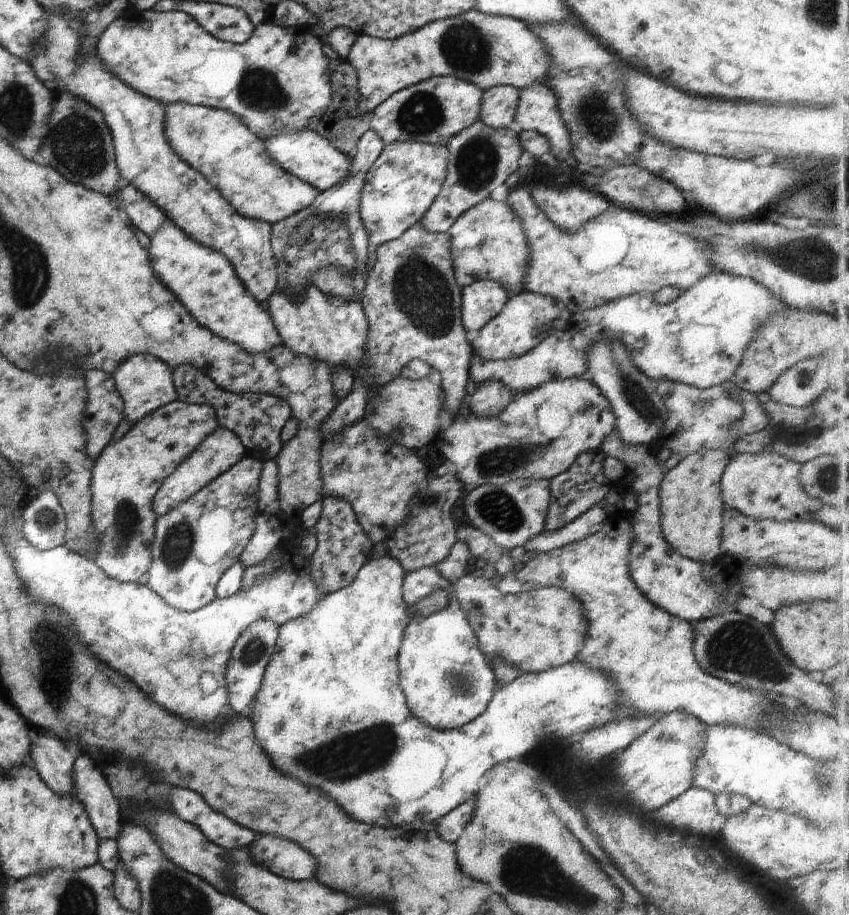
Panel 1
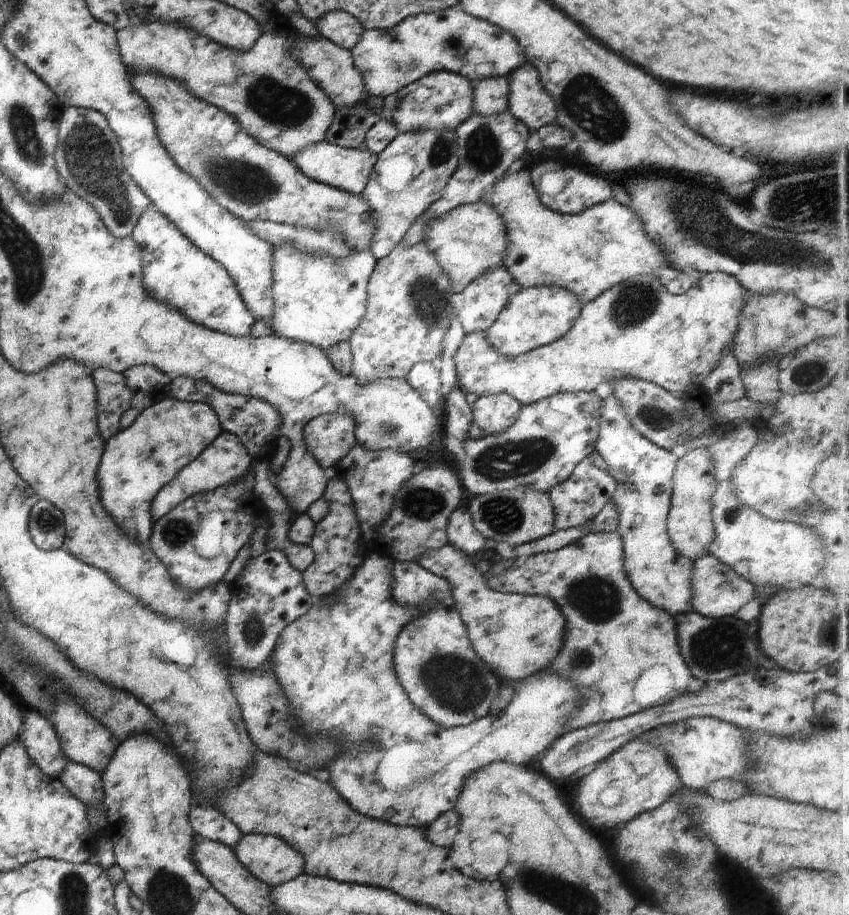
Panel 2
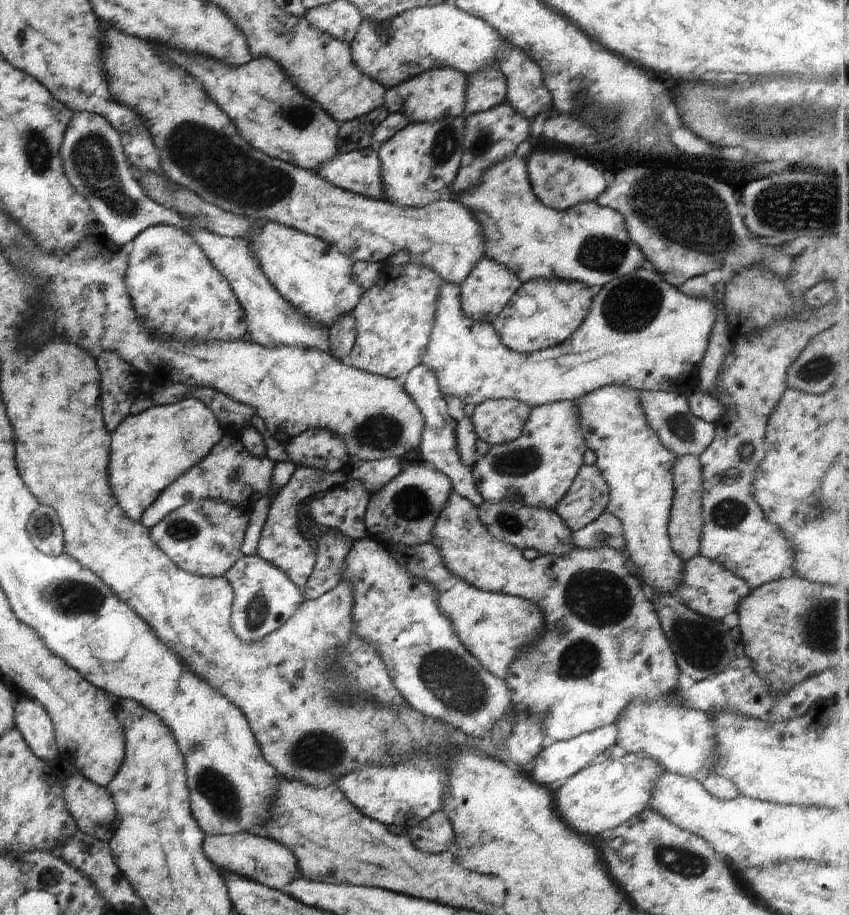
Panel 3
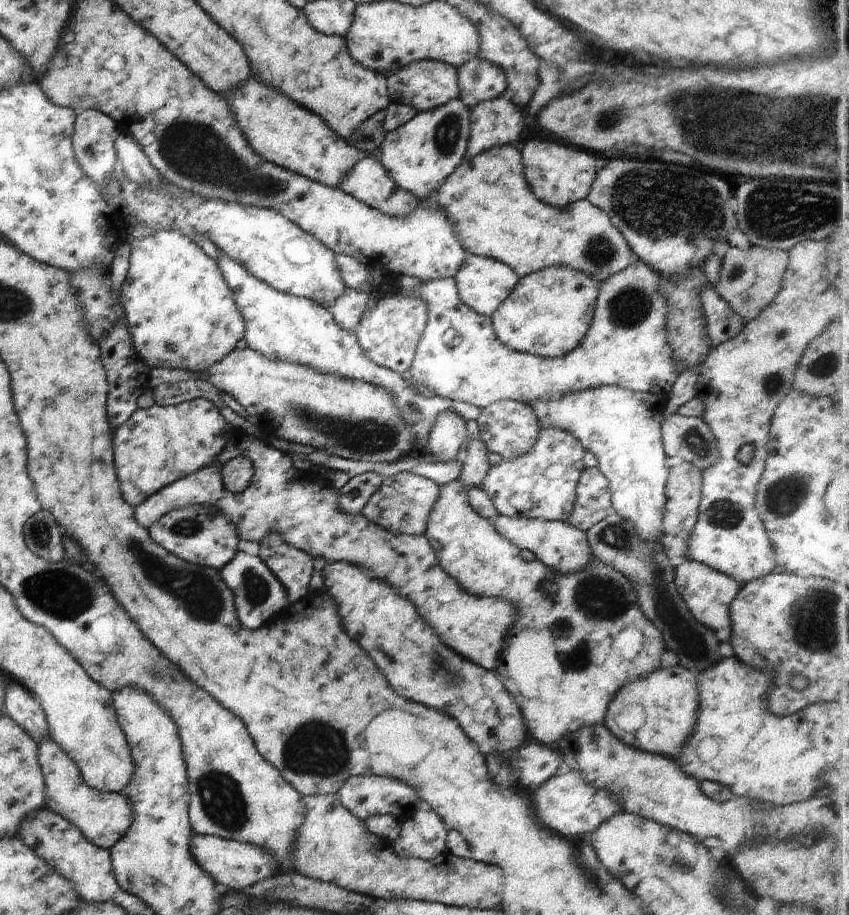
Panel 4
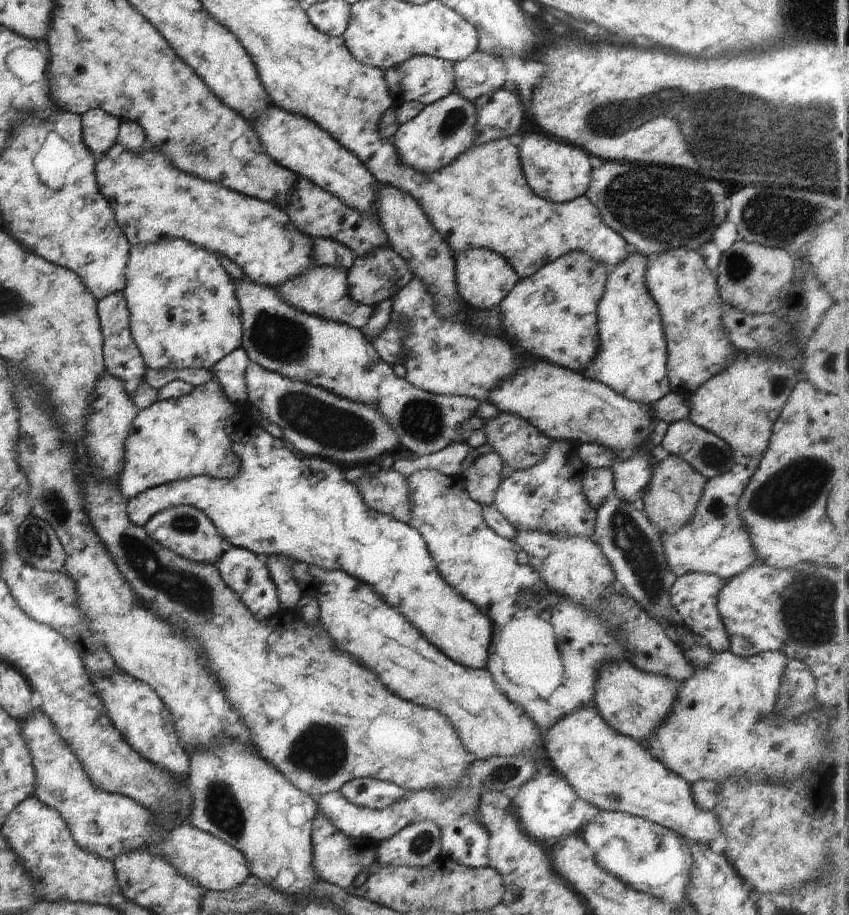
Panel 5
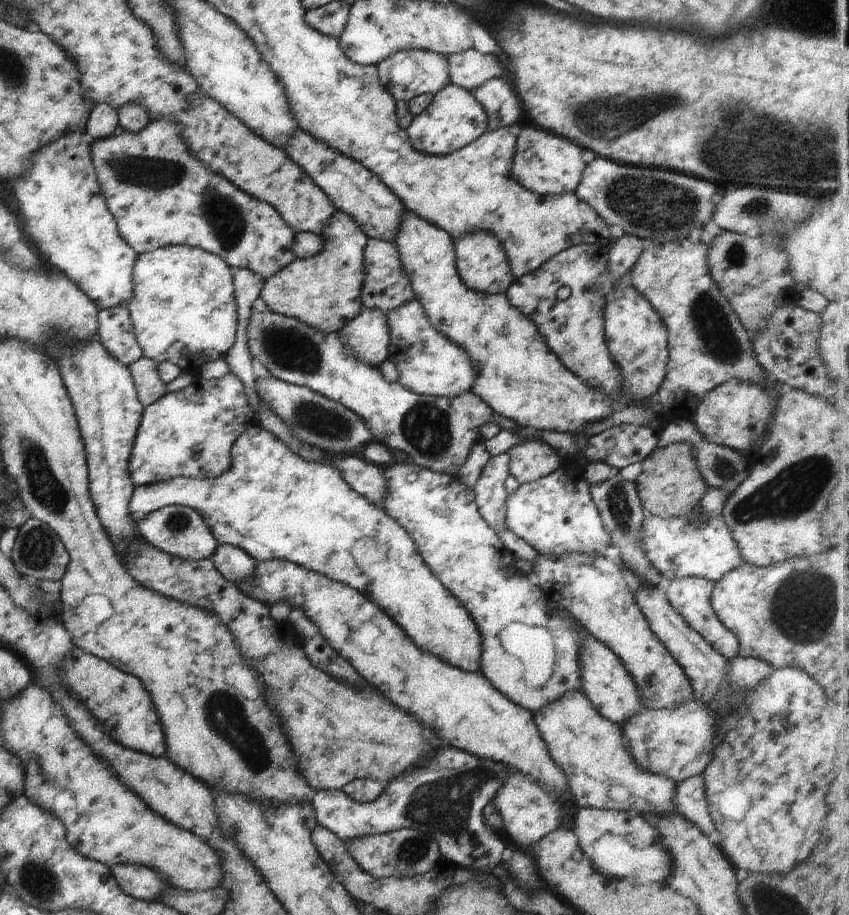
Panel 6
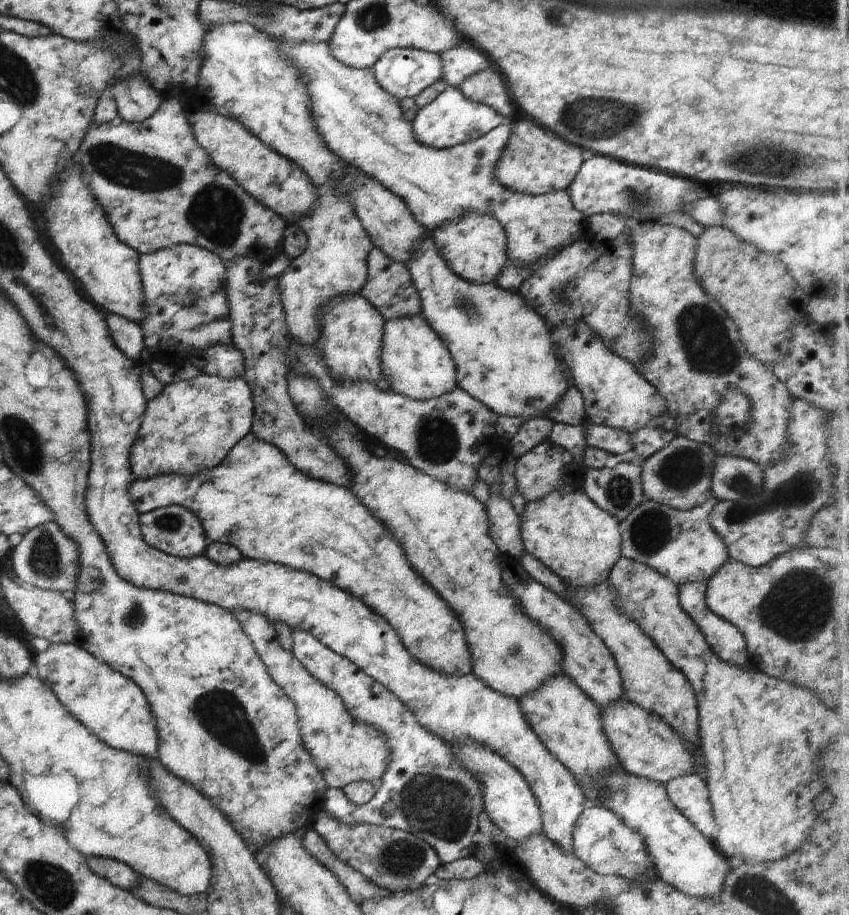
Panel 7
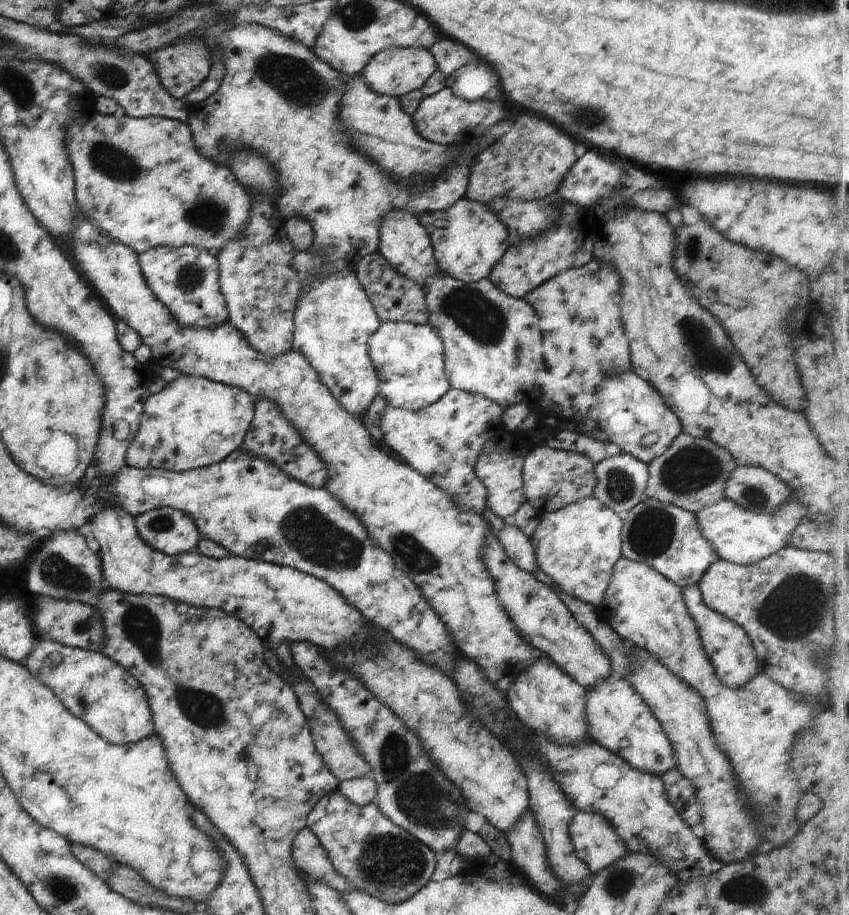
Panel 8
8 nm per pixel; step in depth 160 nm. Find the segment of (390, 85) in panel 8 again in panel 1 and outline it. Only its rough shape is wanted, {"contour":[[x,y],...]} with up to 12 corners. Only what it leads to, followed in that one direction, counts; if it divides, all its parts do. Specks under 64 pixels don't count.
{"contour":[[429,77],[370,114],[383,141],[446,145],[478,119],[482,90]]}

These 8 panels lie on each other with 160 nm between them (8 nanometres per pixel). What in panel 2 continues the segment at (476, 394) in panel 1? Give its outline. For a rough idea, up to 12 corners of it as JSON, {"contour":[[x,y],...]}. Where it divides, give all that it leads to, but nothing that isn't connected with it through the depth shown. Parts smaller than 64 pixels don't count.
{"contour":[[507,393],[477,396],[472,422],[485,435],[515,422],[521,405]]}

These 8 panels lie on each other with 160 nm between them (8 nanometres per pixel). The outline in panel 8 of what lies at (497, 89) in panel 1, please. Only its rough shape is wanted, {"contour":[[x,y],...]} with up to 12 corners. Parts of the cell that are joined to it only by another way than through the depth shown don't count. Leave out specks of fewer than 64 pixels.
{"contour":[[438,38],[428,46],[436,68],[446,78],[472,62],[471,50]]}

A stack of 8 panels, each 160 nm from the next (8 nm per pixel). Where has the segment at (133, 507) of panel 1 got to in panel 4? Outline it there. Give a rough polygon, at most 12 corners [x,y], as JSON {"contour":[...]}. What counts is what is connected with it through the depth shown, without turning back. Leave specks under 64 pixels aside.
{"contour":[[204,398],[136,408],[112,432],[133,508],[215,463],[228,422]]}

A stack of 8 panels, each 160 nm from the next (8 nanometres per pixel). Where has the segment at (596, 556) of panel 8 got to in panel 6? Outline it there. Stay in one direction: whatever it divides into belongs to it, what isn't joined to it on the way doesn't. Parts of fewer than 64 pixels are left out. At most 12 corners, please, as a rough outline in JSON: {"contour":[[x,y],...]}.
{"contour":[[563,462],[505,499],[507,528],[539,555],[610,544]]}

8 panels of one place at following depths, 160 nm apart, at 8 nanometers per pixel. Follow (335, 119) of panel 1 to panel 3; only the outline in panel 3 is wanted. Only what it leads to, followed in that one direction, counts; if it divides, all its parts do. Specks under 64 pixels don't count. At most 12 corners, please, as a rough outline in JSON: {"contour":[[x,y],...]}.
{"contour":[[381,105],[339,124],[338,152],[372,146],[374,128],[388,113]]}

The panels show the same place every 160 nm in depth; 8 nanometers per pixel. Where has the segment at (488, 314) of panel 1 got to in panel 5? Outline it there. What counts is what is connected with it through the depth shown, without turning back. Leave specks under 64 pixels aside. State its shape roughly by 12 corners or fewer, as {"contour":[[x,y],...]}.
{"contour":[[481,247],[454,255],[462,302],[495,309],[519,279]]}

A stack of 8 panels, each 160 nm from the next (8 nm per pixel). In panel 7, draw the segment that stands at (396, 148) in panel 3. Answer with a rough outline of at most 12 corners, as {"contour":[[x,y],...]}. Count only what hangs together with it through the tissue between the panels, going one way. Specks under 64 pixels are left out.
{"contour":[[447,85],[410,125],[419,144],[446,149],[505,120]]}

